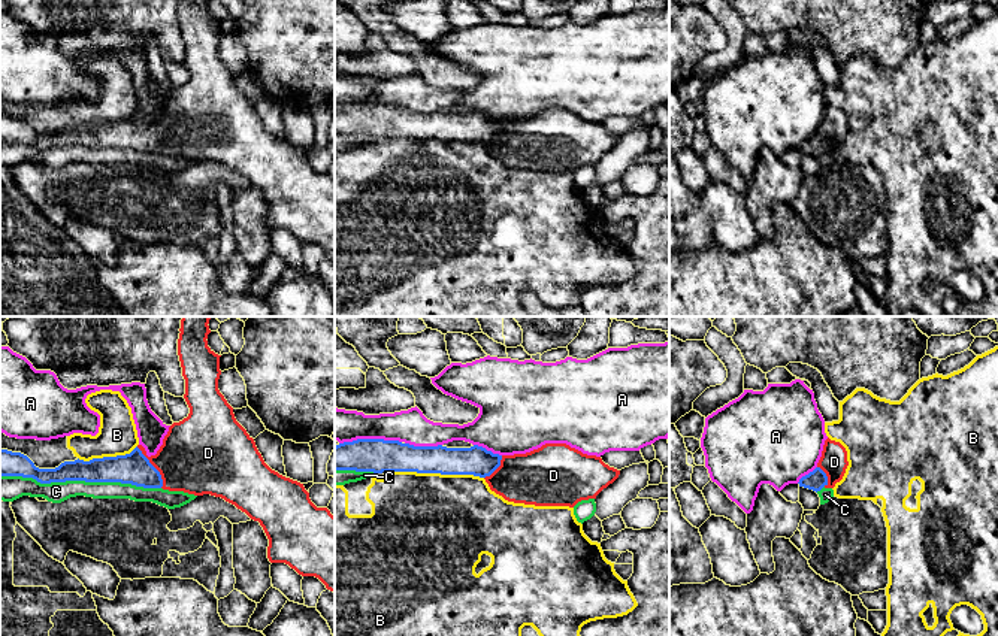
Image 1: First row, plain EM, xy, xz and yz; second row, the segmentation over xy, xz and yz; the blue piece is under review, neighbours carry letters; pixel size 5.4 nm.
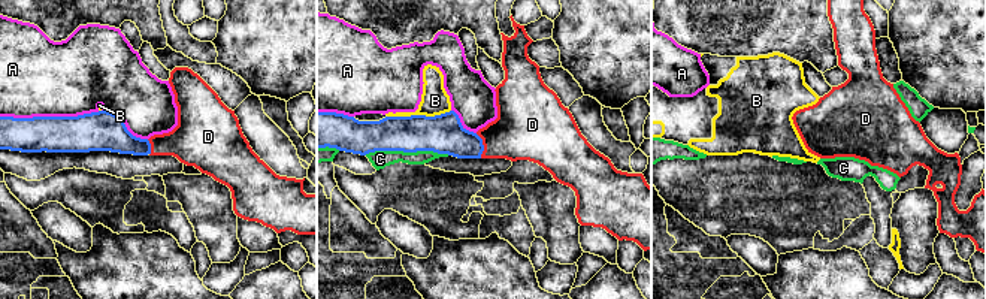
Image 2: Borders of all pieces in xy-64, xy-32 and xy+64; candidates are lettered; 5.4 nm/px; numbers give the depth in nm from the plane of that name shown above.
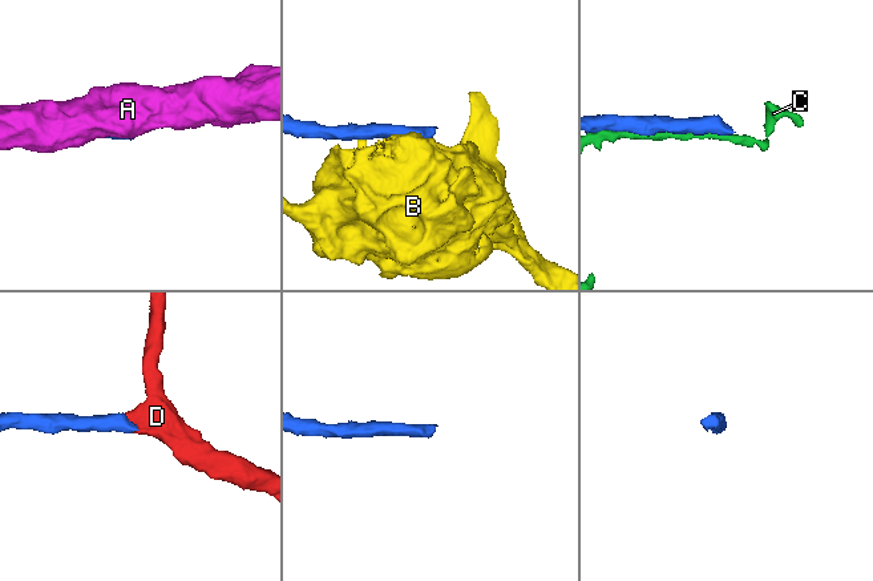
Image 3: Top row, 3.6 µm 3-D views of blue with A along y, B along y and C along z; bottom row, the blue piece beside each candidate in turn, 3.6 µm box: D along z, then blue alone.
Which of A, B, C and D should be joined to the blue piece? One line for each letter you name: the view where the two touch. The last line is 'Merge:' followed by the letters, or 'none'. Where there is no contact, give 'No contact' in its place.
D: Touches blue in xy
Merge: D

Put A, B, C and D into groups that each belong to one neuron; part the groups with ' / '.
A / B / C / D

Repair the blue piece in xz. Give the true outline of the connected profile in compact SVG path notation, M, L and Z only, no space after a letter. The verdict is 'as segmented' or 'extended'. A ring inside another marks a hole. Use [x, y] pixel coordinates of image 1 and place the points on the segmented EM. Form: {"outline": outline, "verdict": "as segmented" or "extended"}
{"outline": "M357 439L335 446L335 470L474 475L508 502L569 506L596 496L620 470L566 443L499 455L483 446L414 446L399 440Z", "verdict": "extended"}

